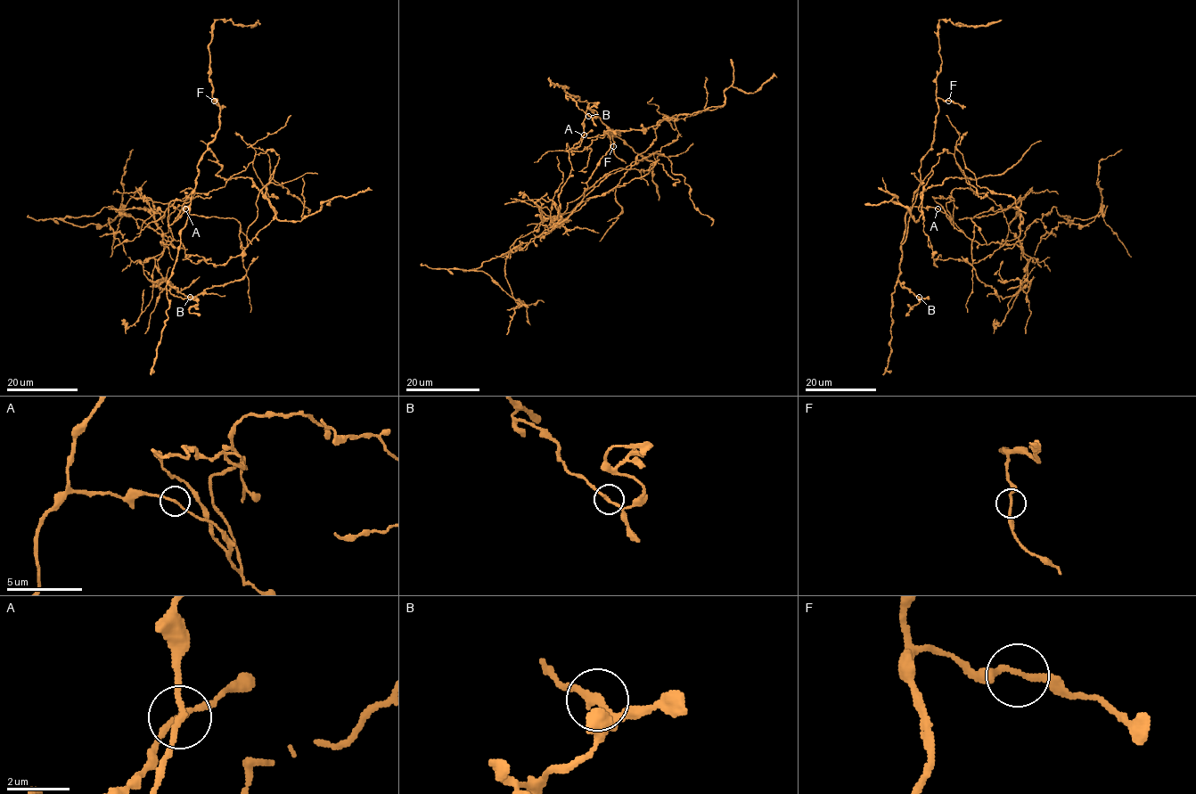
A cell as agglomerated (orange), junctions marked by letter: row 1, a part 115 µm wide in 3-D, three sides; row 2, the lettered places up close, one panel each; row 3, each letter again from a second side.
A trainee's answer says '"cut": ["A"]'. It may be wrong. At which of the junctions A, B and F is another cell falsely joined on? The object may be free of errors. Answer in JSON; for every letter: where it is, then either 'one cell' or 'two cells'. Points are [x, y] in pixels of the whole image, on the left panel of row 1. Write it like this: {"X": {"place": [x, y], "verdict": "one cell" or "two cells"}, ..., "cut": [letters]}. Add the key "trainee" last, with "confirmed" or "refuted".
{"A": {"place": [185, 208], "verdict": "two cells"}, "B": {"place": [190, 297], "verdict": "one cell"}, "F": {"place": [214, 101], "verdict": "one cell"}, "cut": ["A"], "trainee": "confirmed"}

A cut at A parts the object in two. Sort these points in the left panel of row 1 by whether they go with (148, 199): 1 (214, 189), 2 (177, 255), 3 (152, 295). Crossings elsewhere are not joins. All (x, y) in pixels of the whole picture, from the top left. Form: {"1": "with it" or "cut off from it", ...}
{"1": "with it", "2": "cut off from it", "3": "with it"}

